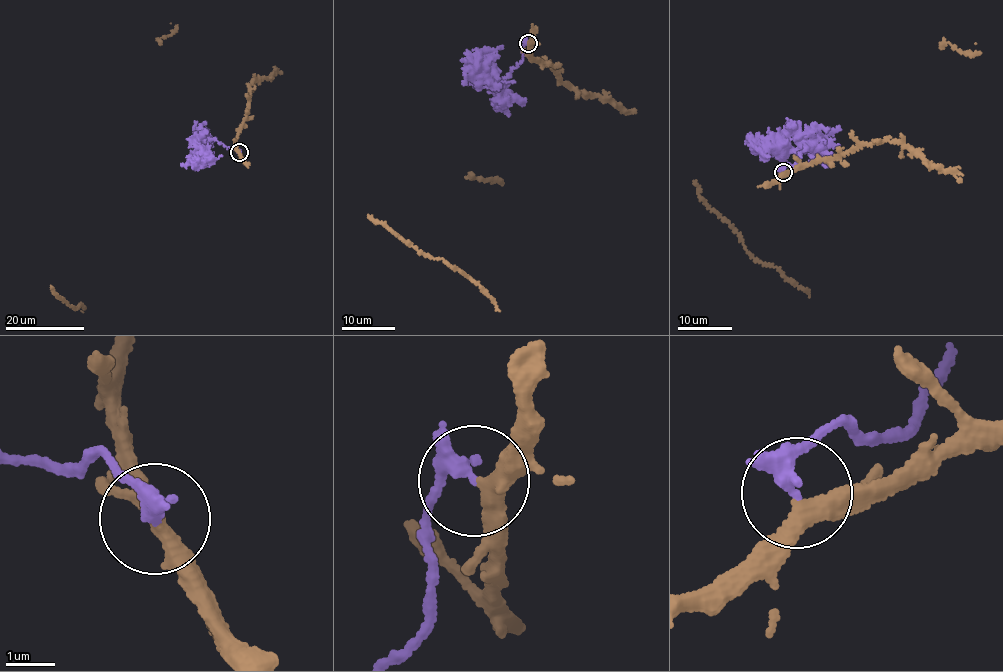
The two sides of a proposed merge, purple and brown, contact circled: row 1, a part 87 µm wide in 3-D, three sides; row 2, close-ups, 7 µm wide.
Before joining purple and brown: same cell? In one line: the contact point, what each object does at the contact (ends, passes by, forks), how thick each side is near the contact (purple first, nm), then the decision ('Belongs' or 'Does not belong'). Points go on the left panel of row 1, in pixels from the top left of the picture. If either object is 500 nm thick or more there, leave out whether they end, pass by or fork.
Place: (239, 152). At the ring purple passes by. At the ring brown passes by. Thickness 240 nm (purple) against 320 nm. Does not belong

